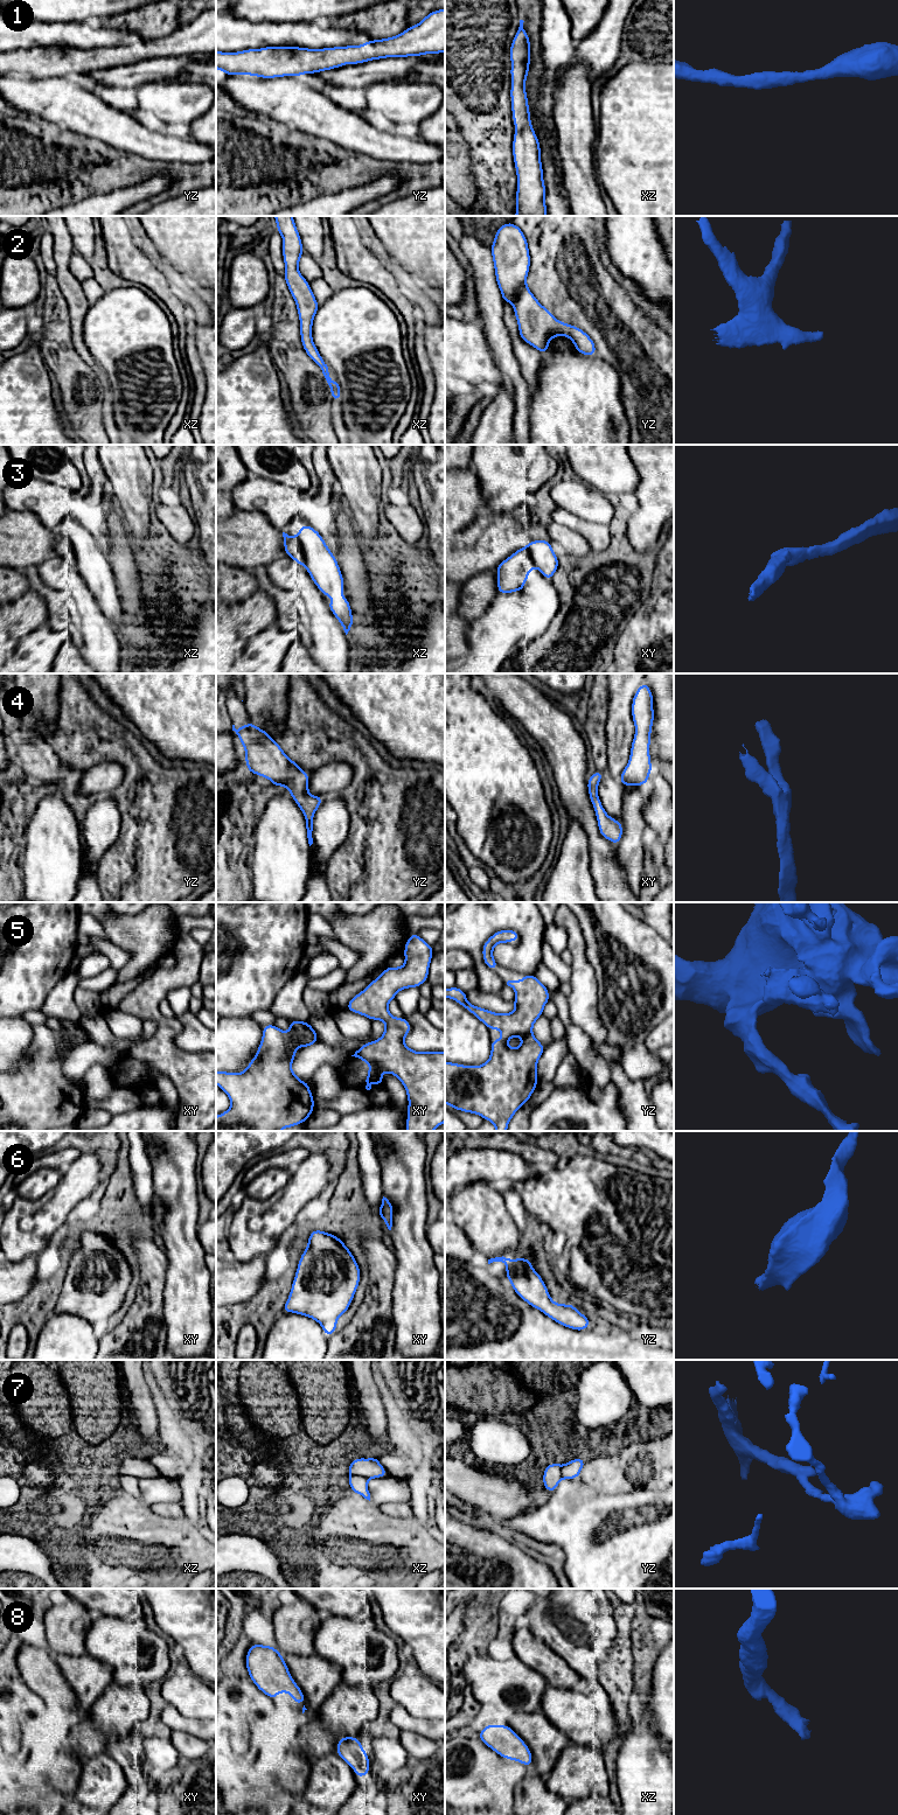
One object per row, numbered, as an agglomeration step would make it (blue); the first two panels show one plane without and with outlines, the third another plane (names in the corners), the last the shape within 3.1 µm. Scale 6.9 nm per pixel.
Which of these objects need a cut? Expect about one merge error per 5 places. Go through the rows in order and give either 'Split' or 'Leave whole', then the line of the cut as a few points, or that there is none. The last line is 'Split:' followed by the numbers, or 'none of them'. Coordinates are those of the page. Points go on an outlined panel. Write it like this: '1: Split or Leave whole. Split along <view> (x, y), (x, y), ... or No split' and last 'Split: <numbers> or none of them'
1: Leave whole. No split
2: Leave whole. No split
3: Leave whole. No split
4: Leave whole. No split
5: Leave whole. No split
6: Leave whole. No split
7: Split. Split along xz (350, 1474), (367, 1479)
8: Leave whole. No split
Split: 7

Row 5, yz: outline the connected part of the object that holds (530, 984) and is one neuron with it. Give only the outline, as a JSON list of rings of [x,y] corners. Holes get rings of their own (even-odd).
[[[523,975],[522,980],[508,980],[507,985],[516,993],[513,1000],[515,1011],[510,1013],[495,1013],[472,1005],[467,1000],[466,992],[458,986],[445,989],[445,998],[455,1000],[483,1022],[488,1029],[502,1031],[502,1038],[490,1042],[492,1053],[483,1064],[462,1066],[445,1061],[445,1103],[452,1109],[475,1114],[492,1122],[495,1131],[507,1131],[513,1116],[523,1104],[528,1103],[538,1084],[537,1062],[545,1046],[532,1034],[532,1026],[550,1000],[548,987],[535,975]],[[513,1036],[522,1038],[518,1048],[510,1048],[507,1045]]]

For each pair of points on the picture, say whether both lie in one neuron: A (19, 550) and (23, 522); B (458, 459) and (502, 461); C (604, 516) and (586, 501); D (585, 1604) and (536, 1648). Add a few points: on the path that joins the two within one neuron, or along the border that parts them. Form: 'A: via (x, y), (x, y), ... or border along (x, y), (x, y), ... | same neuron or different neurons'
A: via (19, 543), (22, 529) | same neuron
B: border along (471, 456), (472, 466) | different neurons
C: via (599, 511), (591, 505) | same neuron
D: border along (529, 1626), (530, 1631), (538, 1639), (563, 1659) | different neurons

